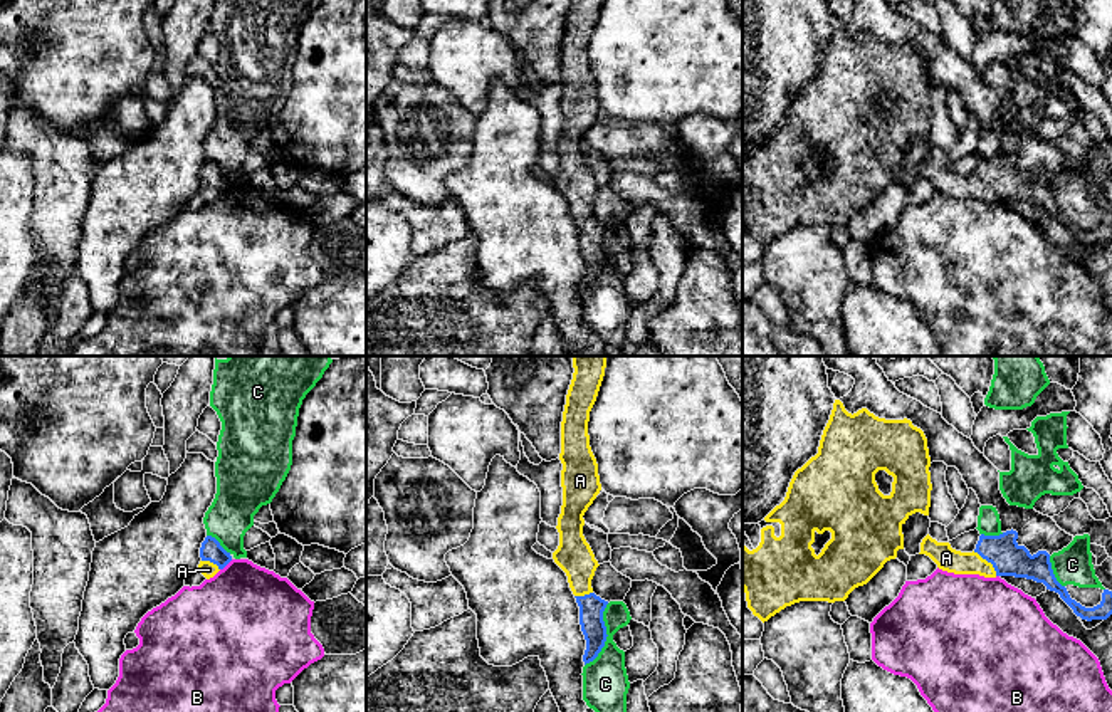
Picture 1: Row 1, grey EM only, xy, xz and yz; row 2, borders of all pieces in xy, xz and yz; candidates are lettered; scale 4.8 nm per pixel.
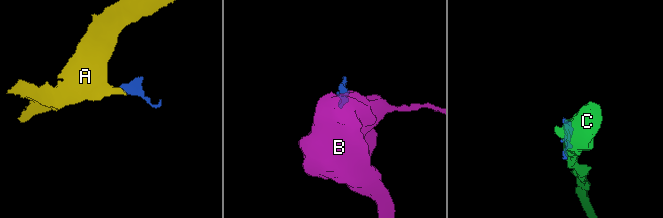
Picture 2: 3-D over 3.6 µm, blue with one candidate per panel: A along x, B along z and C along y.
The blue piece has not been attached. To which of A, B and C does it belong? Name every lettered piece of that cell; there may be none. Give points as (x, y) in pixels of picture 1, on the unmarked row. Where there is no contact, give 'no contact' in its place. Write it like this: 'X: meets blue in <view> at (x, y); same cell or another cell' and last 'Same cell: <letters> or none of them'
A: meets blue in yz at (988, 185); same cell
B: meets blue in xy at (225, 188); another cell
C: meets blue in xz at (607, 259); another cell
Same cell: A

